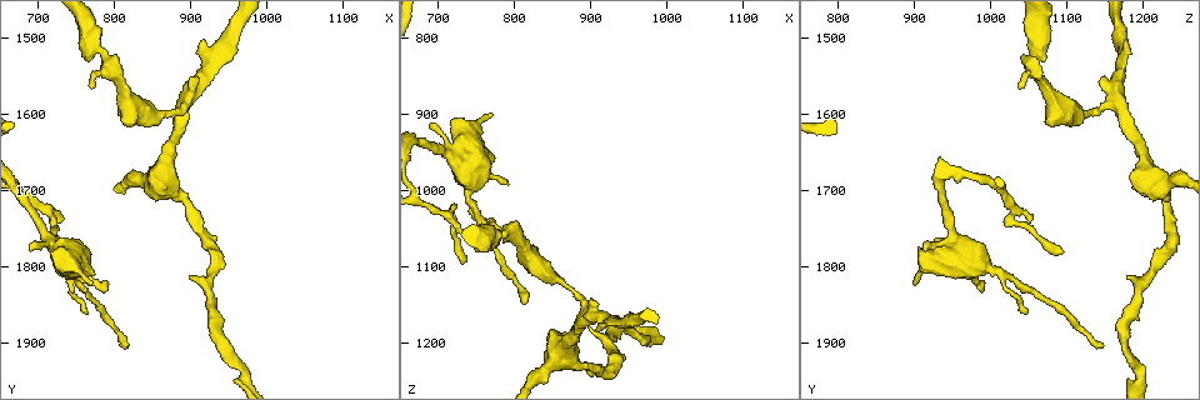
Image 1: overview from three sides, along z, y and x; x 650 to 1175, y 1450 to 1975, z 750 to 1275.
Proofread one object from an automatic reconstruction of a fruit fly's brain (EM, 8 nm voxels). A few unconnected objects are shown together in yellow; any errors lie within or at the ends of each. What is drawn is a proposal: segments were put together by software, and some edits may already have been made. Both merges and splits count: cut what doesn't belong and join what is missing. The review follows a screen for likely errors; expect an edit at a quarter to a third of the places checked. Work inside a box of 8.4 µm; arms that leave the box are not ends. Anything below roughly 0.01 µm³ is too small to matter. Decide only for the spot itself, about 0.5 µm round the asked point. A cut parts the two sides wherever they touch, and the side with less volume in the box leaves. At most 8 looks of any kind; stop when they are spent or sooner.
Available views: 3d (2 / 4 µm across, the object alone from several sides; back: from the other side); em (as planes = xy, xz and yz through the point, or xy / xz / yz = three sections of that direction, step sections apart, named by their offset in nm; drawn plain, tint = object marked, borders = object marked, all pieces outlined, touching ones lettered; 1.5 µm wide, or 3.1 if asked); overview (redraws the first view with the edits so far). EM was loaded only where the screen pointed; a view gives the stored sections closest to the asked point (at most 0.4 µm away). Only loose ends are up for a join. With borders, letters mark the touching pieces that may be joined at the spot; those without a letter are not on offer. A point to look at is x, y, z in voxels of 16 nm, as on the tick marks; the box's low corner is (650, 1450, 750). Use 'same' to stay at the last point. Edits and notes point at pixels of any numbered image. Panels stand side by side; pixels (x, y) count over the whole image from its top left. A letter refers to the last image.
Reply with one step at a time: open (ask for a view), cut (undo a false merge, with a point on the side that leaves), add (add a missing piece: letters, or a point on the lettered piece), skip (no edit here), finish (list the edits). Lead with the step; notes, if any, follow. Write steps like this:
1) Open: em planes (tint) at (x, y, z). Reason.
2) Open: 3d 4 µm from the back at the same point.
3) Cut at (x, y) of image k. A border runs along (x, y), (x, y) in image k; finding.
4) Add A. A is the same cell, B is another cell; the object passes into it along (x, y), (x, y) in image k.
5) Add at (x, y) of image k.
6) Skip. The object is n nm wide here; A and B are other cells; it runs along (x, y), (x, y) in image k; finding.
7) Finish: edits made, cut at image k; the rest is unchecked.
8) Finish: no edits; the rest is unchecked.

Open: em planes (tint) at (770, 1560, 1040). An open end.

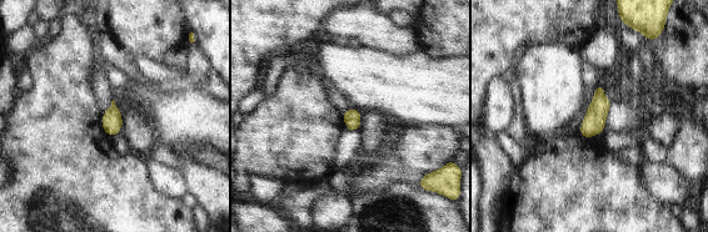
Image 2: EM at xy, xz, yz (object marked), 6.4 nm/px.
Open: em planes (borders) at the same point.

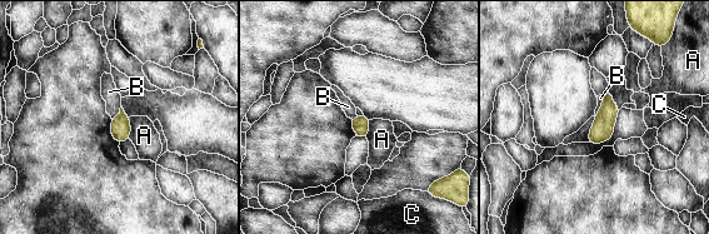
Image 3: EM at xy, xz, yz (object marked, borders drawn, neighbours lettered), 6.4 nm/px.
Skip. A, B and C are other cells; no lettered piece goes on from it.

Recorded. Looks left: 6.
Open: em xy step 4 (borders) at (890, 1590, 1165). Thick turns thin.

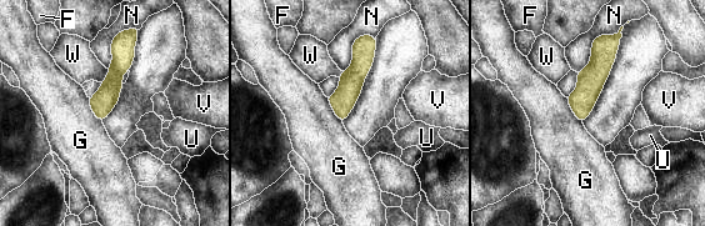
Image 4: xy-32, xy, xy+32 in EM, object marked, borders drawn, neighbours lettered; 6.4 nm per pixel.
Skip. F, G, N, U, V and W are other cells; a border runs along (565, 98), (569, 108), (581, 122) in image 4; continuous, no second cell.

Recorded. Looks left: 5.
Open: 3d 2 µm at (690, 1780, 915). An open end.

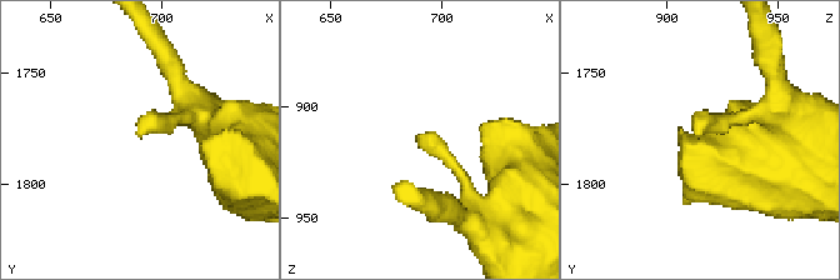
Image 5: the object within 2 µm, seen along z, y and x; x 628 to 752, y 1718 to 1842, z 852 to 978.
Open: em planes (plain) at (690, 1778, 913). Need the tissue.

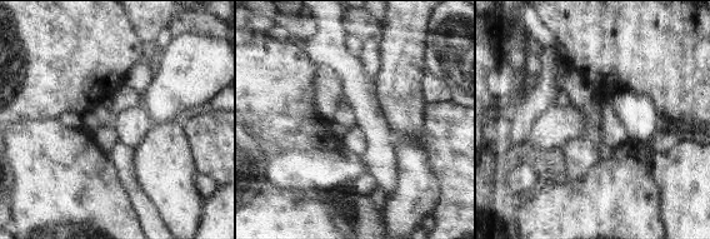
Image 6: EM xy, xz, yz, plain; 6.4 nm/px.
Open: em planes (borders) at the same point.

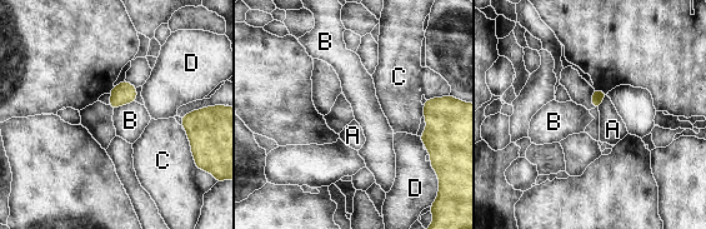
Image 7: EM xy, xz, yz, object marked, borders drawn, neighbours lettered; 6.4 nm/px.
Skip. The longest contact is with B, 160 nm; A, B, C and D are other cells; a border runs along (135, 101), (121, 104), (114, 110) in image 7; none of them fits.

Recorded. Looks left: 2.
Finish: no edits; the rest is unchecked.

